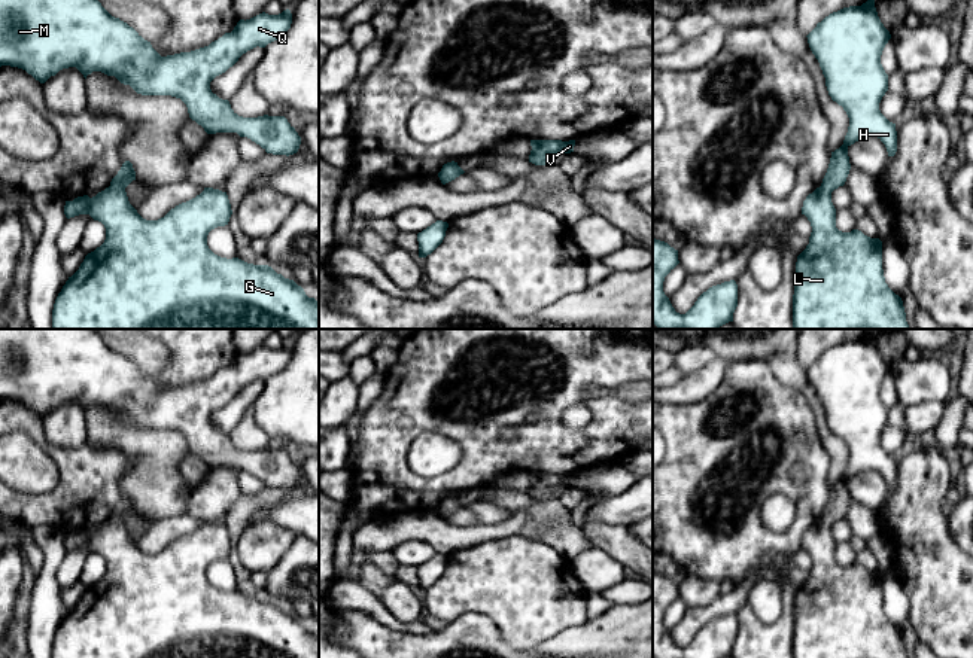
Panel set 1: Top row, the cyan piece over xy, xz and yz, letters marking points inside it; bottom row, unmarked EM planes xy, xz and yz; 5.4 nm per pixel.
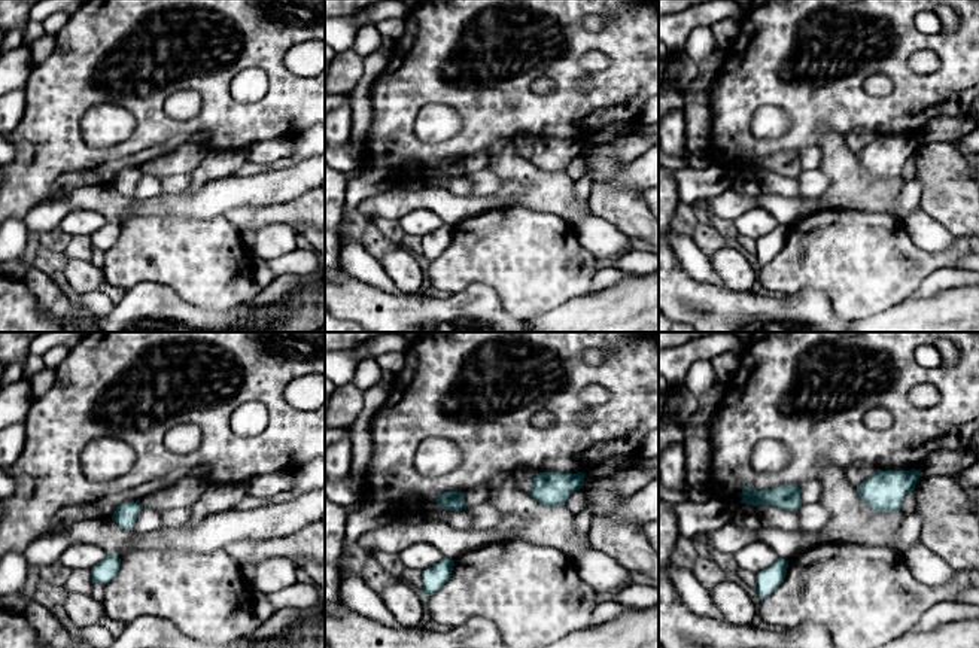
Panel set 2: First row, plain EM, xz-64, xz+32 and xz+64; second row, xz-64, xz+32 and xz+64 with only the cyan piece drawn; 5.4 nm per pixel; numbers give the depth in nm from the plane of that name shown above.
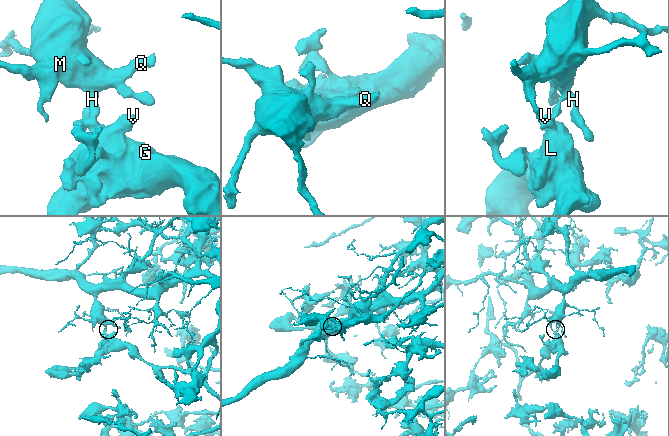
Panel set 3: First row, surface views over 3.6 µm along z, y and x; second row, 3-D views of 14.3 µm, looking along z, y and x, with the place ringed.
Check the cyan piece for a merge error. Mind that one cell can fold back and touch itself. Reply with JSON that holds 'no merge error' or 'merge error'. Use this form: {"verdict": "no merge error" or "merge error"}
{"verdict": "merge error"}

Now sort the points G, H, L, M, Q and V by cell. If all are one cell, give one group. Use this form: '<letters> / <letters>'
G L V / H M Q

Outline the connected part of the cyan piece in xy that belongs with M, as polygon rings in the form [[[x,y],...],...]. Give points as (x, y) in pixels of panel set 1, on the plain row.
[[[0,329],[0,400],[25,403],[45,417],[60,403],[76,400],[83,411],[92,405],[115,409],[142,429],[171,429],[180,432],[189,451],[207,467],[237,466],[259,478],[267,487],[294,488],[301,470],[285,450],[238,450],[228,433],[210,423],[210,415],[232,400],[247,384],[280,372],[292,357],[289,342],[279,348],[265,345],[240,353],[231,366],[225,366],[209,380],[161,390],[133,360],[112,350],[94,329]]]

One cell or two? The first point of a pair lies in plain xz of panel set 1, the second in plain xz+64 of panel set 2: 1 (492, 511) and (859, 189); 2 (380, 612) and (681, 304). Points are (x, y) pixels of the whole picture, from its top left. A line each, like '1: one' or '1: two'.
1: two
2: two

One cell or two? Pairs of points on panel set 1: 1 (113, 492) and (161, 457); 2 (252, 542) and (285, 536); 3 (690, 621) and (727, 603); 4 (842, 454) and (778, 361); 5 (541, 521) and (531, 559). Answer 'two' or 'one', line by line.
1: two
2: one
3: one
4: one
5: two

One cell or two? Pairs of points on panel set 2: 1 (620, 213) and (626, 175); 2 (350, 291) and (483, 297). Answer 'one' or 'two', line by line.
1: two
2: one

